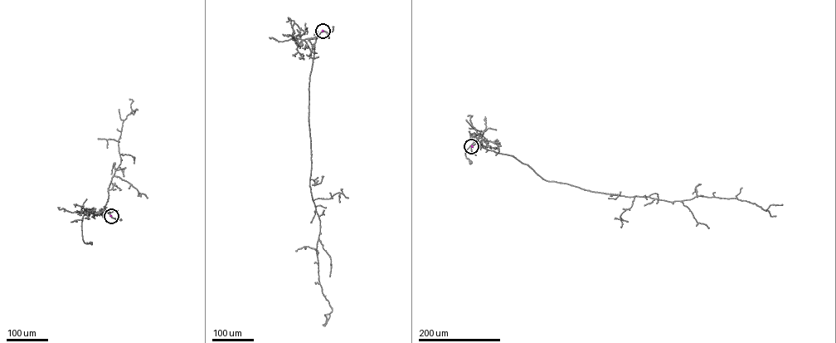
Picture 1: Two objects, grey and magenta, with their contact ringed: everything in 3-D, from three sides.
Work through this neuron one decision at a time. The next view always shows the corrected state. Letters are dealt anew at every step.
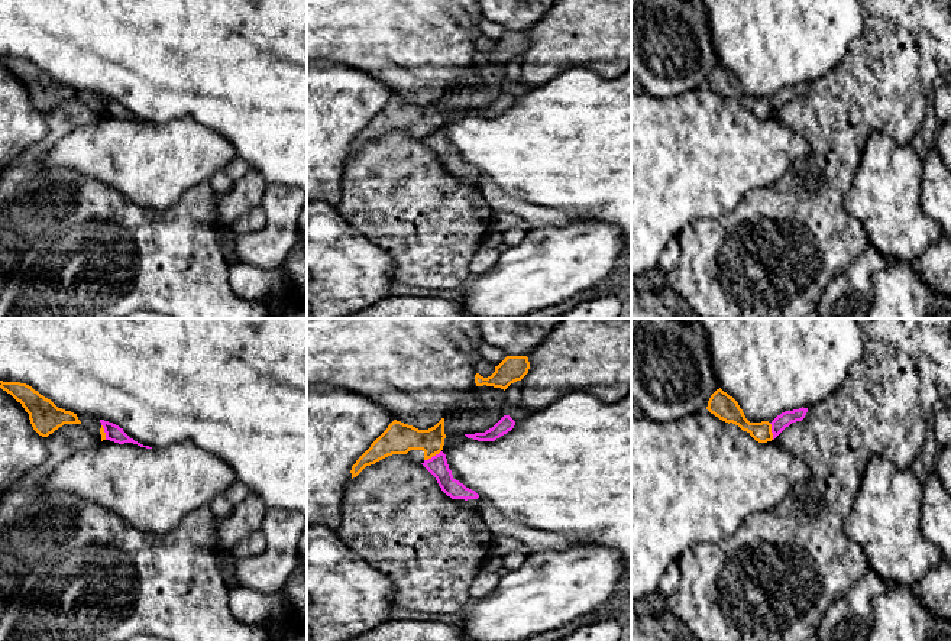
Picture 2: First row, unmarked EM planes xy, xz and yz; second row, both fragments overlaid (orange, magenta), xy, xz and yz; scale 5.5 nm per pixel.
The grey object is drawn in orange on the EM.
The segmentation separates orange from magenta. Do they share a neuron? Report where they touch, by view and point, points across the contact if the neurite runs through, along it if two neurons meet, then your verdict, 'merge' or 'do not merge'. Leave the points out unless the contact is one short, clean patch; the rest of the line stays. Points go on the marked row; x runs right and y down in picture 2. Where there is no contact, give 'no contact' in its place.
xz (432, 456) | along xz (440, 450), (424, 460) | do not merge

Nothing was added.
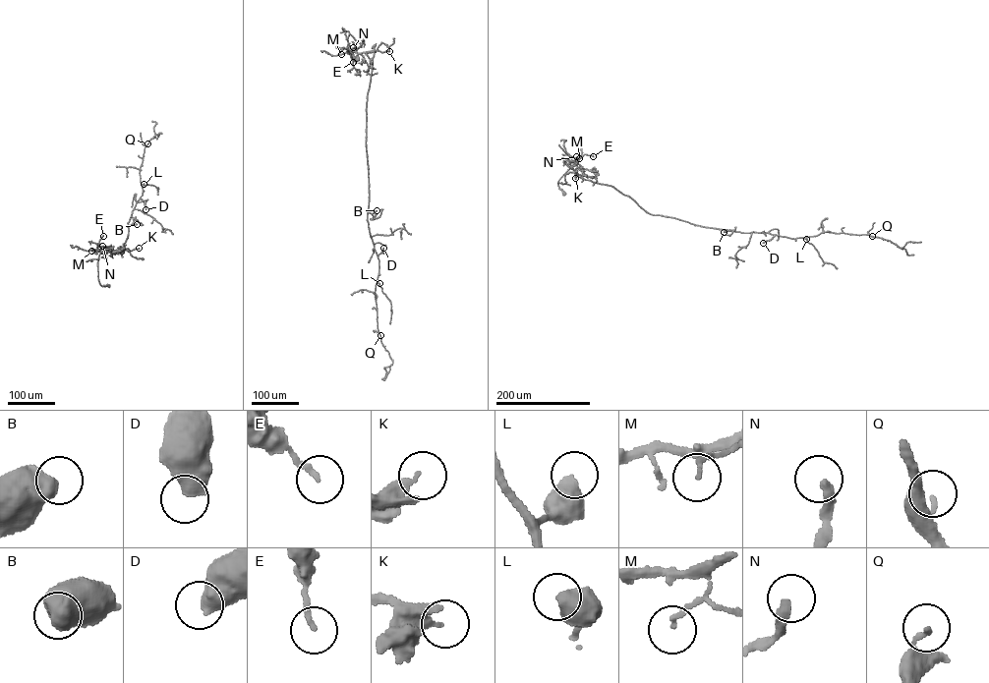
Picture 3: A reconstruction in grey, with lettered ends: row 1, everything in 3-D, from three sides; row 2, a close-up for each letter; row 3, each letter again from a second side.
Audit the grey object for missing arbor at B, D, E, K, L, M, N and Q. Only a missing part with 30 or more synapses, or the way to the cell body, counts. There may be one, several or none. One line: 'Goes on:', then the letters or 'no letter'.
Goes on: K, N

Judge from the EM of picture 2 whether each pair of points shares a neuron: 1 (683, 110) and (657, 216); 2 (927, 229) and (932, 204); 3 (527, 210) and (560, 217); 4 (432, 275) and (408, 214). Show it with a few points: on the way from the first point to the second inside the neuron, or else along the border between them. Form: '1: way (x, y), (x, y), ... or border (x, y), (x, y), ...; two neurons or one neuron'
1: way (678, 136), (672, 152), (657, 167), (657, 190); one neuron
2: border (921, 185), (921, 209), (935, 222); two neurons
3: way (536, 216), (552, 217); one neuron
4: way (432, 259), (432, 236), (424, 229); one neuron

